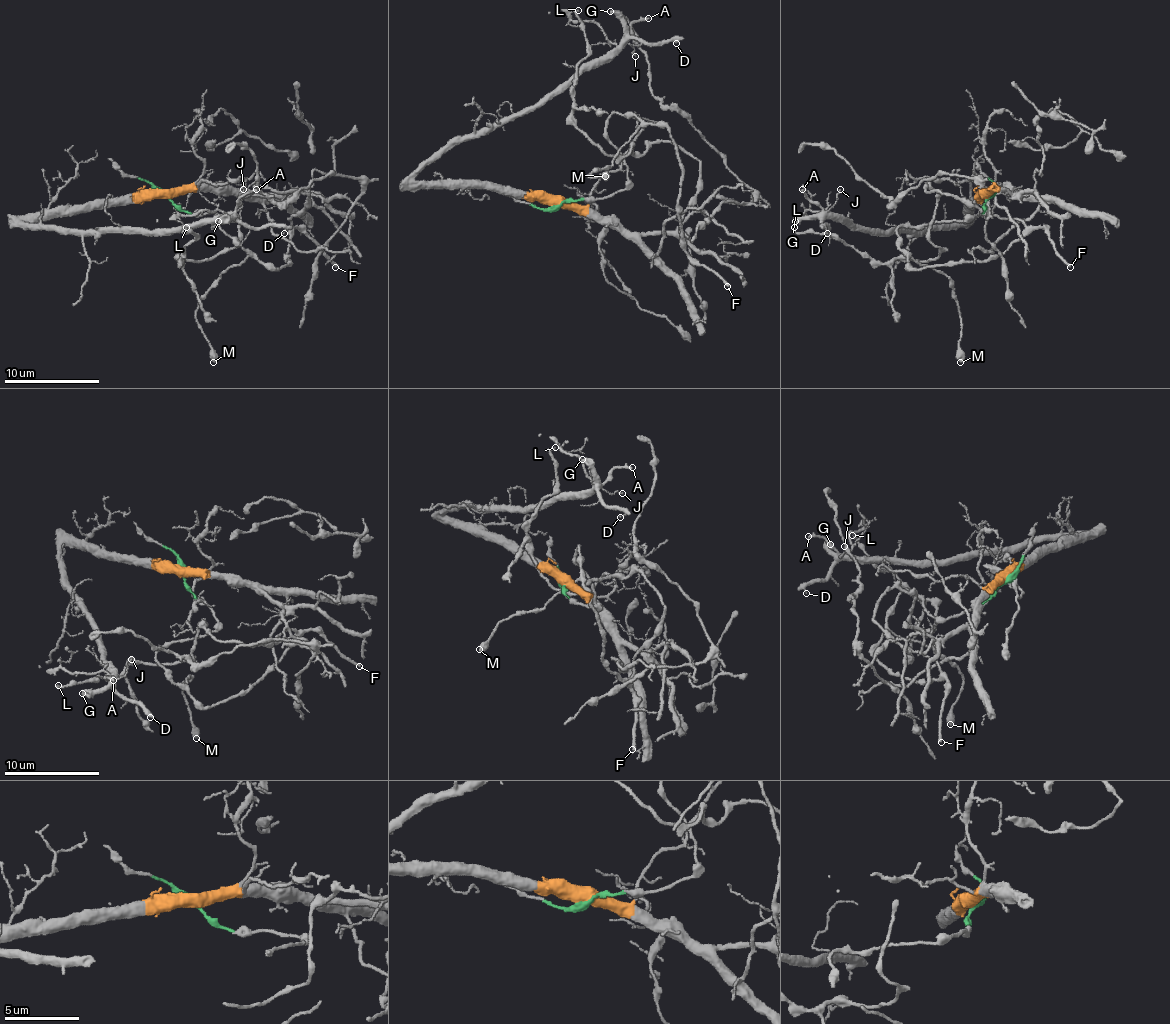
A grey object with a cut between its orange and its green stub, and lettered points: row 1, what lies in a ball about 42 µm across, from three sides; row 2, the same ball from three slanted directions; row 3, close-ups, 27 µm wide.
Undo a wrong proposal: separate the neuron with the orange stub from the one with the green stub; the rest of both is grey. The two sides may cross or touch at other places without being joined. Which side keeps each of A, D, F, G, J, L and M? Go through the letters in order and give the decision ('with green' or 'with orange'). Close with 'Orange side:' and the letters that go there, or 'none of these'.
A: with orange
D: with orange
F: with green
G: with orange
J: with orange
L: with green
M: with green
Orange side: A, D, G, J

